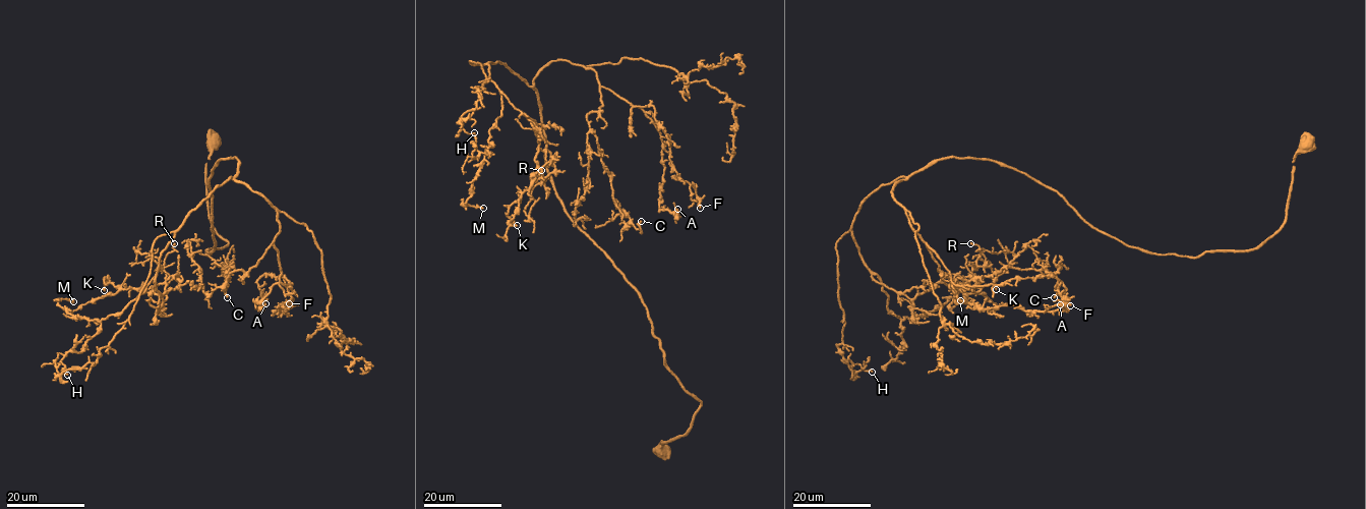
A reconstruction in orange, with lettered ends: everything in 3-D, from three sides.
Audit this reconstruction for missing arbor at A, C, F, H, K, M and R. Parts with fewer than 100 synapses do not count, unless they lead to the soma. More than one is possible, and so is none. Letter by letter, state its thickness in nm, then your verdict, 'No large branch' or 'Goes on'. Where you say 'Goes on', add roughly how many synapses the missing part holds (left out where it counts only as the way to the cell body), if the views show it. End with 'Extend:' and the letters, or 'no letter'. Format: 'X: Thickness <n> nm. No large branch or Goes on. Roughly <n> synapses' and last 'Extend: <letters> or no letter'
A: Thickness 180 nm. No large branch
C: Thickness 150 nm. No large branch
F: Thickness 170 nm. No large branch
H: Thickness 120 nm. No large branch
K: Thickness 240 nm. No large branch
M: Thickness 180 nm. No large branch
R: Thickness 160 nm. No large branch
Extend: no letter

